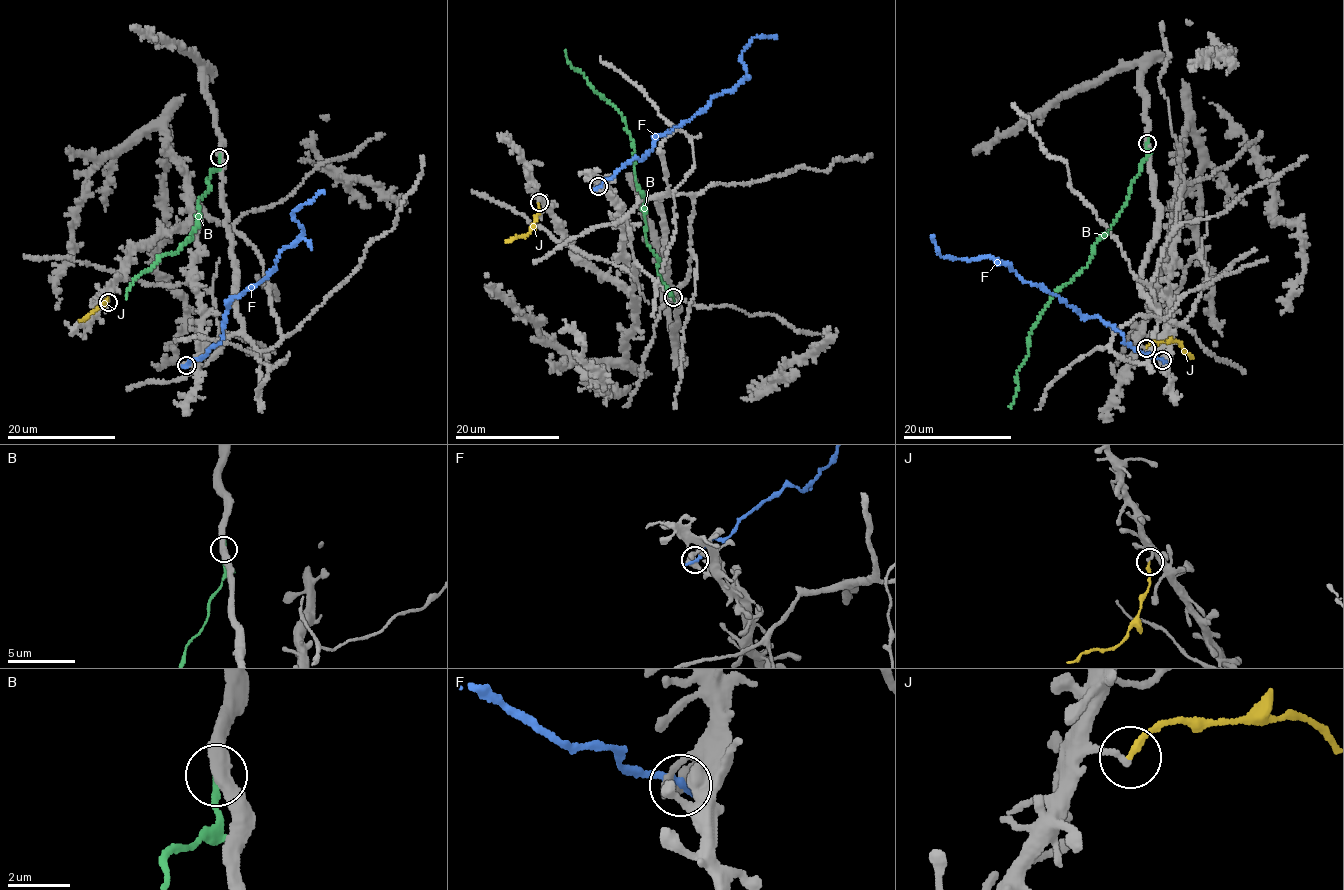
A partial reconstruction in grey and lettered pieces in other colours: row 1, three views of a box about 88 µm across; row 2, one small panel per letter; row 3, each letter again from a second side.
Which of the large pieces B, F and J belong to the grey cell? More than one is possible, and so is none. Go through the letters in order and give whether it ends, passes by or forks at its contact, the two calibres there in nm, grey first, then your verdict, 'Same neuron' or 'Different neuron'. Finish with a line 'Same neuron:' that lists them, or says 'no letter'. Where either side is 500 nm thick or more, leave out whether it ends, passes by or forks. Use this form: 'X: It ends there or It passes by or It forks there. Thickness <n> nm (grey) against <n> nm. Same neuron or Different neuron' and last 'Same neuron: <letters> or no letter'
B: It ends there. Thickness 460 nm (grey) against 200 nm. Different neuron
F: It ends there. Thickness 480 nm (grey) against 280 nm. Different neuron
J: It ends there. Thickness 200 nm (grey) against 200 nm. Different neuron
Same neuron: no letter

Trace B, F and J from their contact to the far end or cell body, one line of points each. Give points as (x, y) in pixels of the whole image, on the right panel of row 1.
B: (1146, 142), (1141, 170), (1117, 218), (1096, 242), (1089, 263), (1054, 293), (1029, 334), (1010, 408)
F: (1162, 360), (1138, 352), (1098, 318), (1085, 317), (1024, 282), (1007, 264), (987, 257), (941, 256), (930, 236)
J: (1146, 348), (1156, 342), (1176, 341), (1192, 357)

